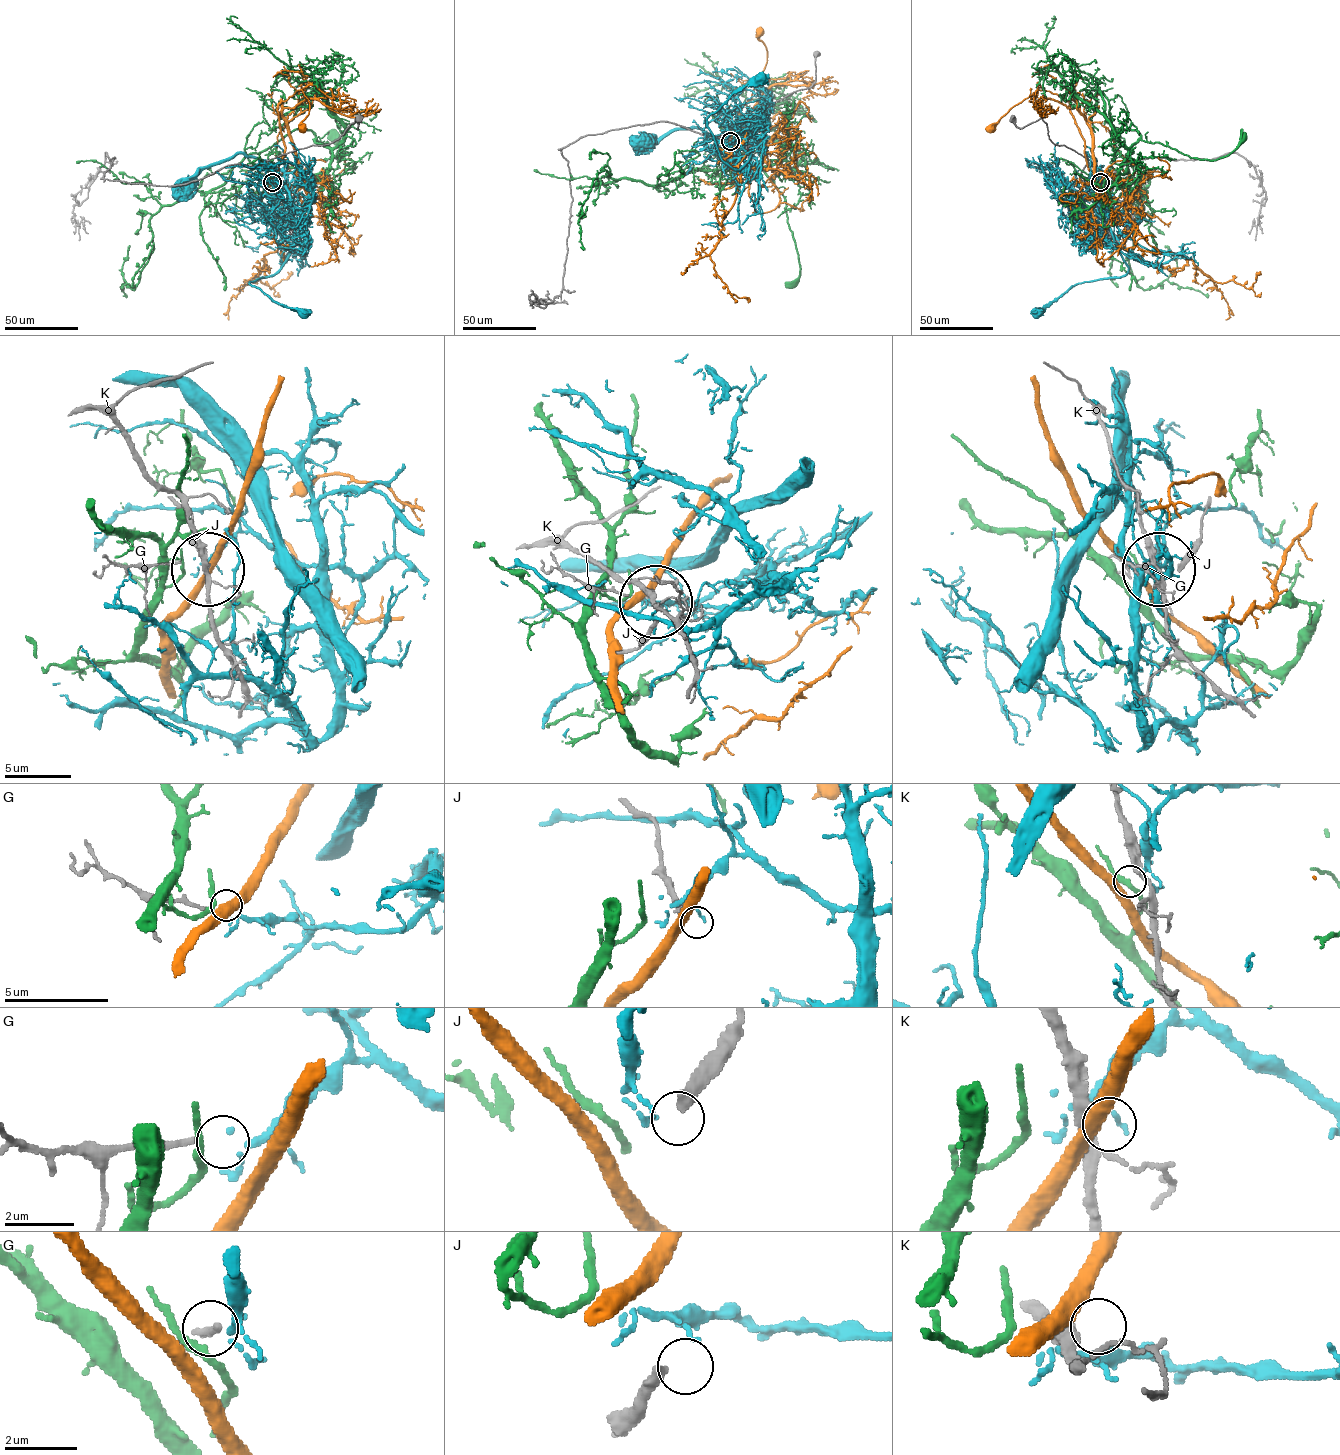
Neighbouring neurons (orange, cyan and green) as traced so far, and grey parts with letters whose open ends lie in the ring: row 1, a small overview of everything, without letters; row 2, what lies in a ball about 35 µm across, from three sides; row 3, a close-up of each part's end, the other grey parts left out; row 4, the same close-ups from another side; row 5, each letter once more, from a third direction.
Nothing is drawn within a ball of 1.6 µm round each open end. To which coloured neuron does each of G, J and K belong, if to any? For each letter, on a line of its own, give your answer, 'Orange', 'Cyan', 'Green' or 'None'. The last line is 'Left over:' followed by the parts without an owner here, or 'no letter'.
G: Cyan
J: None
K: None
Left over: J, K

